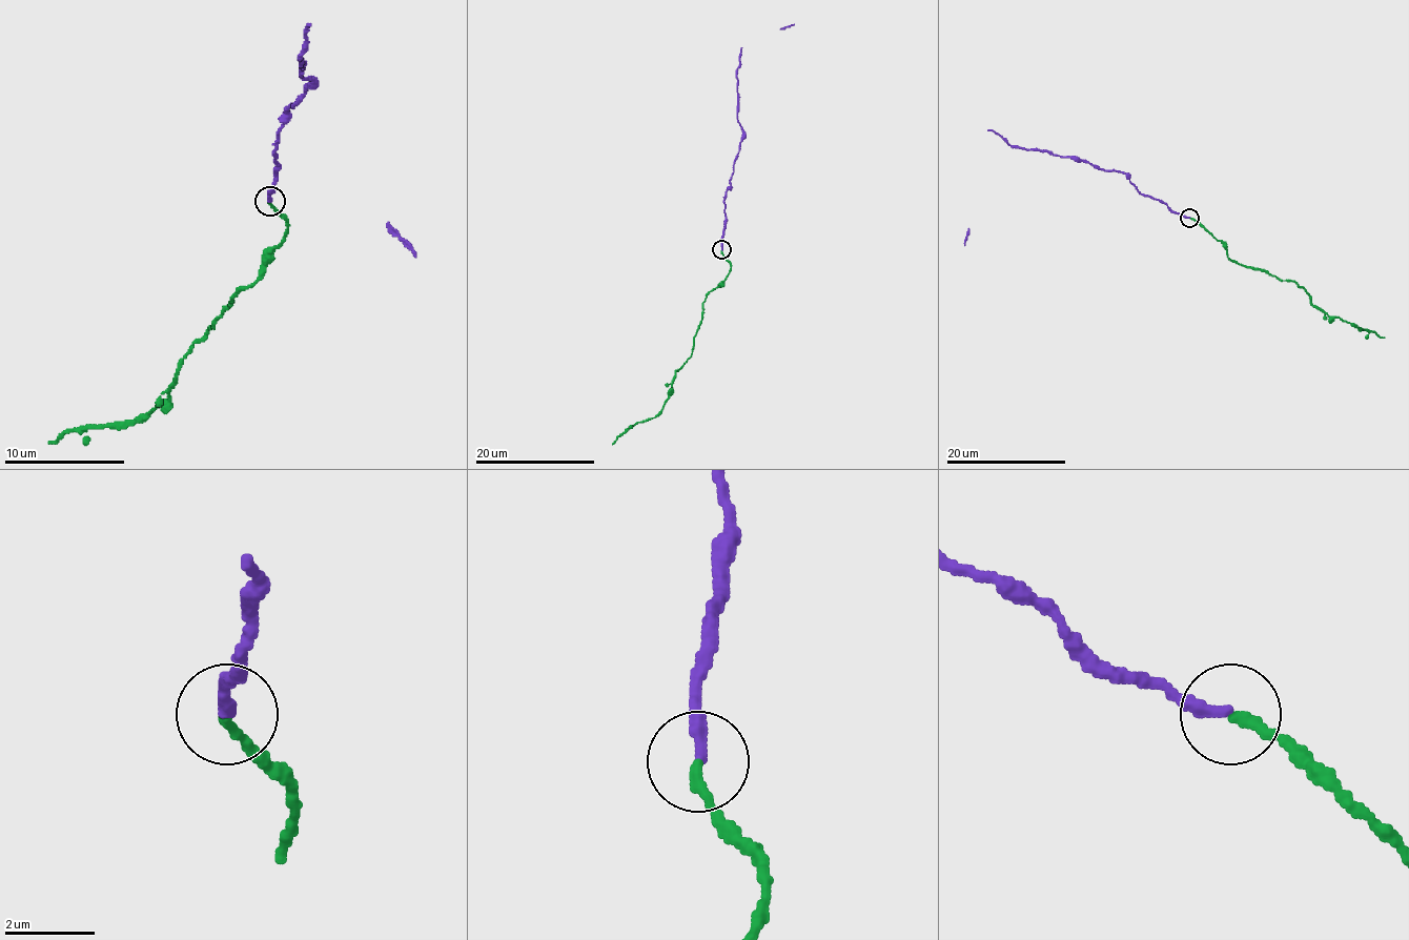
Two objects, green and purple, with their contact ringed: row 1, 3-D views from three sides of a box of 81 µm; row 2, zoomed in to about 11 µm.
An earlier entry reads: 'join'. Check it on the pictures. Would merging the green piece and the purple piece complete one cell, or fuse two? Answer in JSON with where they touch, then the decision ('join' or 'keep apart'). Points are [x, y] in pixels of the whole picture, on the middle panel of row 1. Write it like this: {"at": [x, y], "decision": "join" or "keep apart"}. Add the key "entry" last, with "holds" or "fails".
{"at": [721, 249], "decision": "join", "entry": "holds"}

